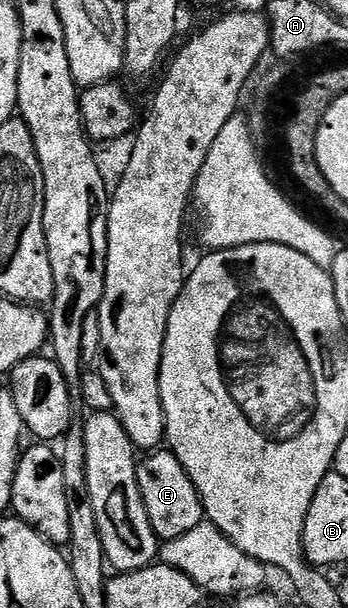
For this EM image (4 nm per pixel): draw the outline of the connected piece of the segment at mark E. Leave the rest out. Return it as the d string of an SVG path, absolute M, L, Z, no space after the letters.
M160 448L144 458L147 459L137 466L137 484L141 488L141 500L145 500L145 512L149 512L149 524L153 524L160 543L177 540L205 520L203 500L193 480L189 480L189 472L185 472L181 460L170 449Z

